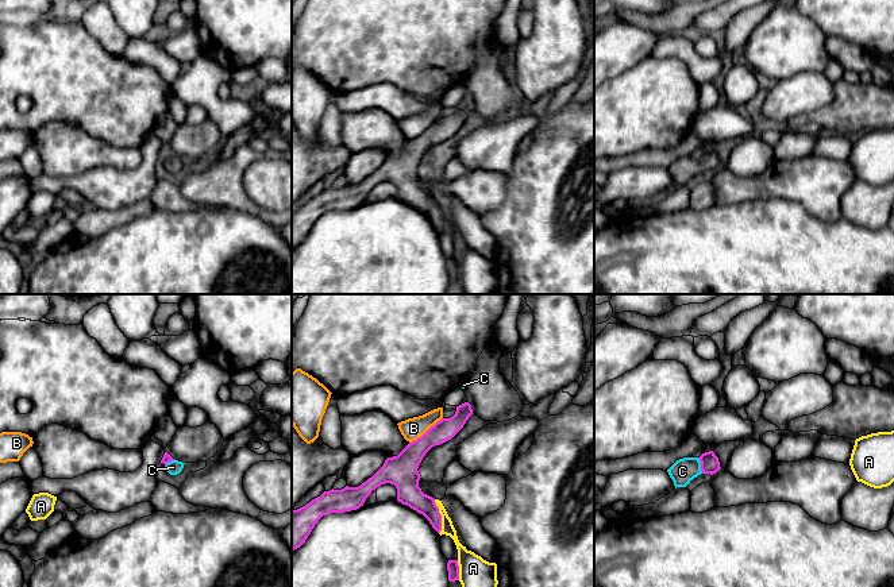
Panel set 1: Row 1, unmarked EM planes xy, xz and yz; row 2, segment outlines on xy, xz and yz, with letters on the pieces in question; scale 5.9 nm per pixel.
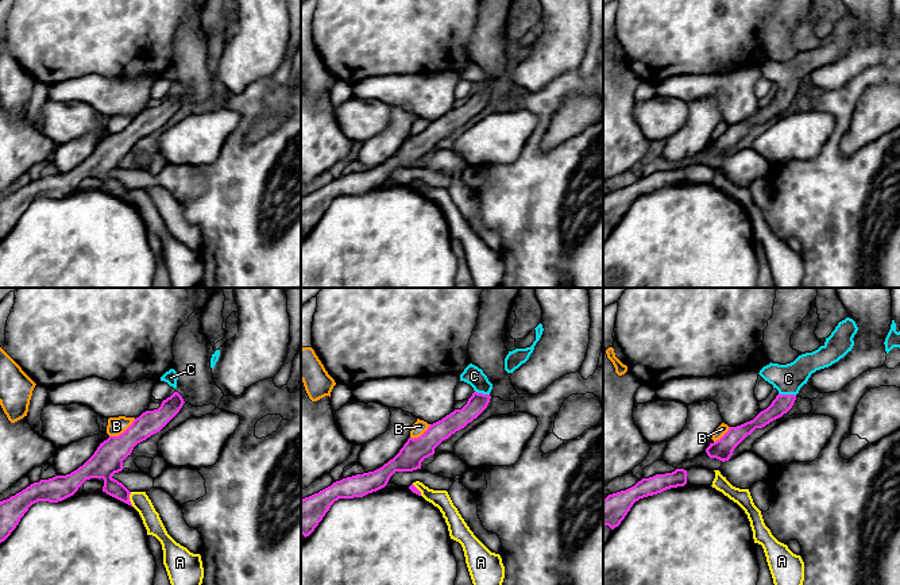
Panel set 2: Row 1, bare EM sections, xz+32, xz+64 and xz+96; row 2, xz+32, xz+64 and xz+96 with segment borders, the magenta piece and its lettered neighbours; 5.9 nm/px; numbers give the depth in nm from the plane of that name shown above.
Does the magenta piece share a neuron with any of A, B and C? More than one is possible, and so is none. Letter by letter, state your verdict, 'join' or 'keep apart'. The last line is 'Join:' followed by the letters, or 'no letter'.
A: keep apart
B: keep apart
C: join
Join: C

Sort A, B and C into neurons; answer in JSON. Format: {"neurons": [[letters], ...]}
{"neurons": [["A"], ["B"], ["C"]]}

